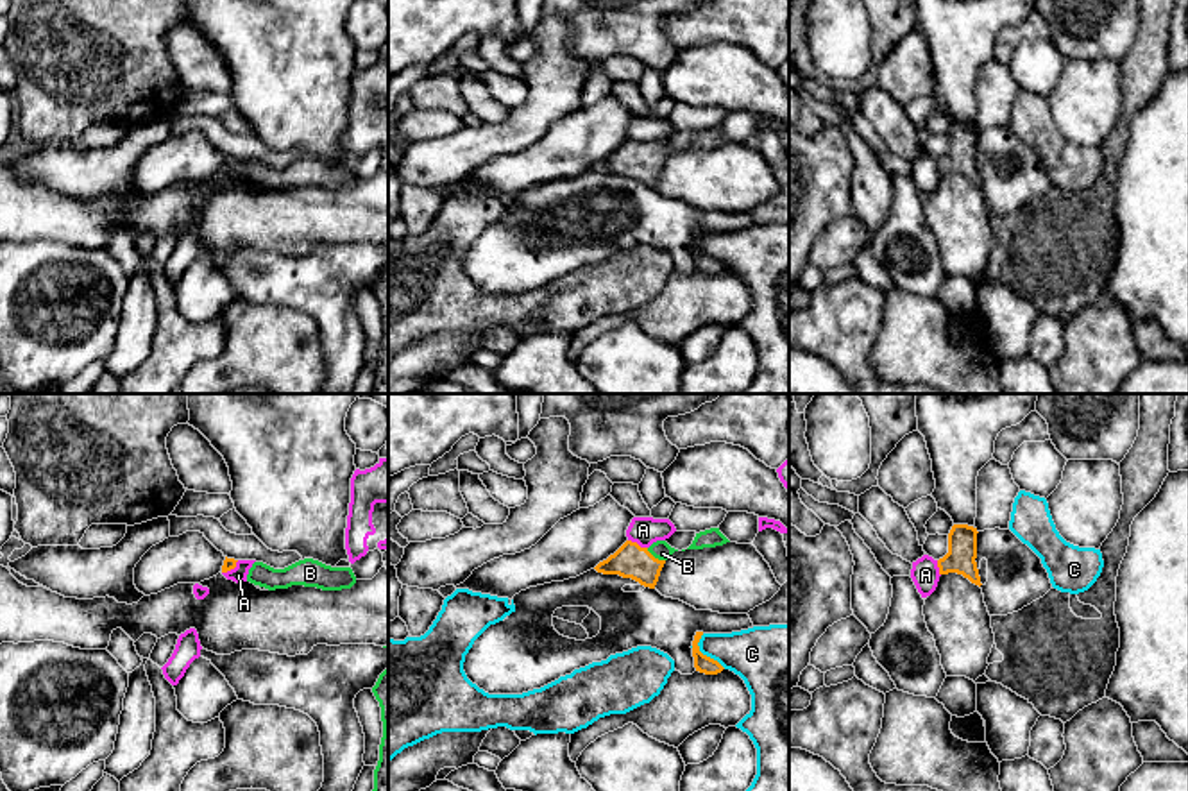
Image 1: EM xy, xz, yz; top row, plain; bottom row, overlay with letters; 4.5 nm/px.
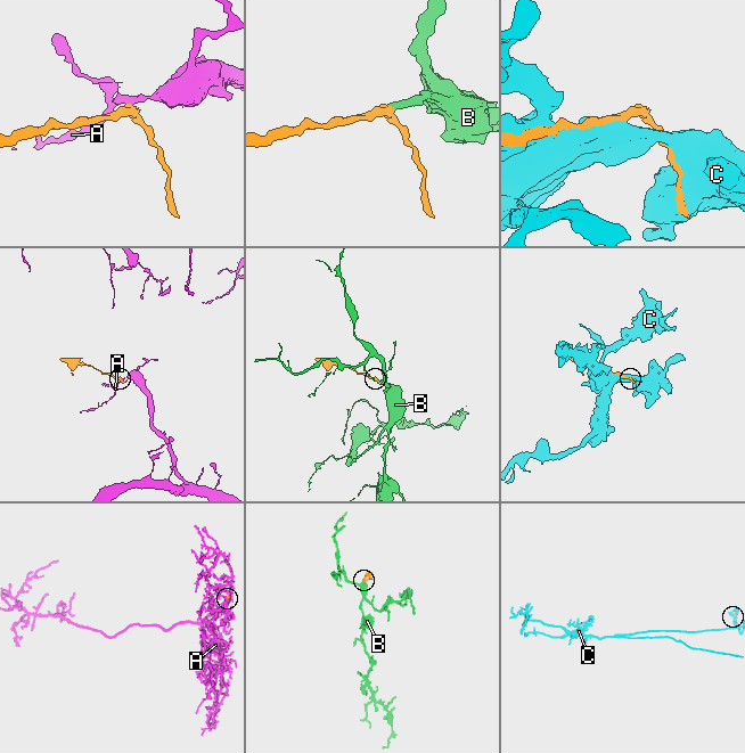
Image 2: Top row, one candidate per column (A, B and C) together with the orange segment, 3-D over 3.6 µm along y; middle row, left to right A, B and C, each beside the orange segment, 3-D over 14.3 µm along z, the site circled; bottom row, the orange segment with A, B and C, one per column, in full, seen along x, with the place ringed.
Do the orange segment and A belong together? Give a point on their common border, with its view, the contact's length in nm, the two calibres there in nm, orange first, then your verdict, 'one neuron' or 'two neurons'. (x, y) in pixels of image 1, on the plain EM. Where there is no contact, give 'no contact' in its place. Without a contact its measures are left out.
xz (636, 142) | 100 nm | 160/130 nm | two neurons

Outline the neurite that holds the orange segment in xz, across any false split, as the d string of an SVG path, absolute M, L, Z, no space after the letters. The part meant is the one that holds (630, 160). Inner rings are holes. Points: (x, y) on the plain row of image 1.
M626 140L614 154L599 161L594 168L603 174L632 177L644 186L655 188L666 159L678 149L666 140L657 140L649 147Z

